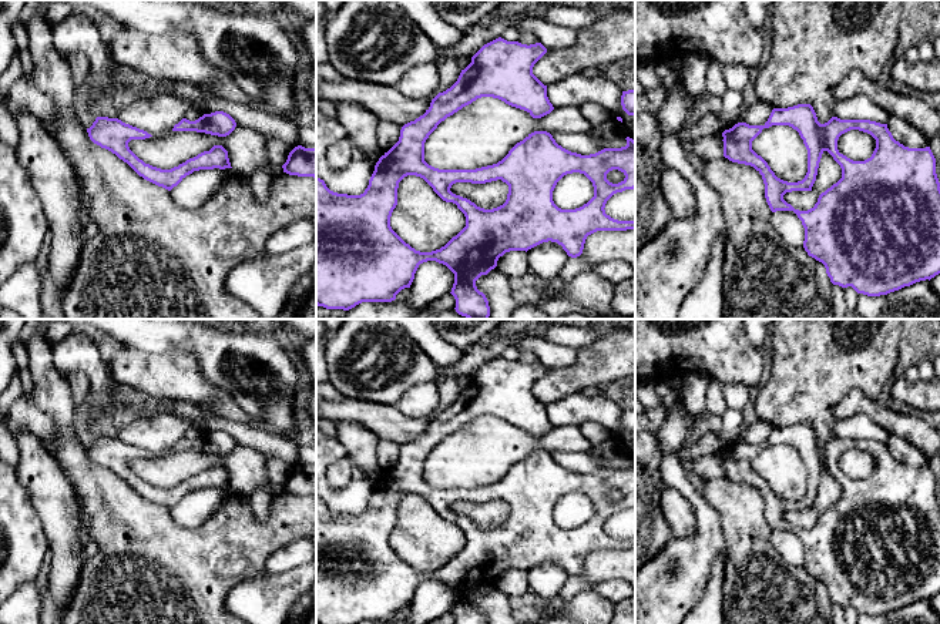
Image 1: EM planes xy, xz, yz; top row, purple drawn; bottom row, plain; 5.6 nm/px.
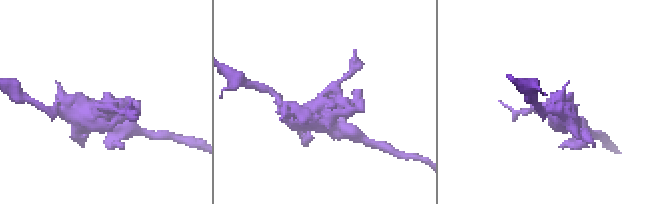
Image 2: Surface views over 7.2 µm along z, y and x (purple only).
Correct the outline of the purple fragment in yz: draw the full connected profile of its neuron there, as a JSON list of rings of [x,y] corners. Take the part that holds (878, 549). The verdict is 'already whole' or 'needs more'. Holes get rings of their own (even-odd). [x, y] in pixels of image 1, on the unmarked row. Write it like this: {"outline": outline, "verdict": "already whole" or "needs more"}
{"outline": [[[798,423],[788,427],[773,427],[763,444],[749,444],[738,442],[722,452],[724,476],[732,482],[753,486],[763,499],[765,517],[772,531],[793,530],[805,547],[803,567],[809,576],[822,581],[833,604],[842,607],[852,605],[857,613],[880,615],[910,605],[916,601],[931,598],[940,593],[940,501],[936,493],[936,477],[930,469],[909,467],[896,460],[887,447],[870,439],[840,439],[832,436],[820,443],[810,423]],[[772,444],[789,444],[796,449],[808,469],[808,492],[802,500],[788,501],[775,494],[768,482],[752,469],[752,460],[763,447]],[[859,449],[870,453],[876,459],[876,467],[870,477],[853,480],[837,469],[837,459],[842,453]],[[827,470],[842,487],[842,497],[822,511],[813,527],[808,530],[795,529],[783,519],[786,511],[812,510],[816,500],[822,473]]], "verdict": "already whole"}

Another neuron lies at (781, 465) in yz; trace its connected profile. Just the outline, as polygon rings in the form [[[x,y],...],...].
[[[789,444],[763,447],[752,460],[752,469],[783,500],[802,500],[808,492],[808,469],[799,452]]]

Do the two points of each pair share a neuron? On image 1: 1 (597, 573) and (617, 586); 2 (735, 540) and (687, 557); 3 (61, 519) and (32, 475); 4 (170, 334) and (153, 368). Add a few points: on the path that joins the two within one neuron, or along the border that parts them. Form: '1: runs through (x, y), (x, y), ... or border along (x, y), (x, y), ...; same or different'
1: border along (620, 579), (606, 579), (591, 587); different
2: border along (717, 510), (721, 519), (725, 546); different
3: runs through (57, 507), (53, 496), (43, 486); same
4: border along (127, 345), (145, 352), (184, 348), (192, 355); different

